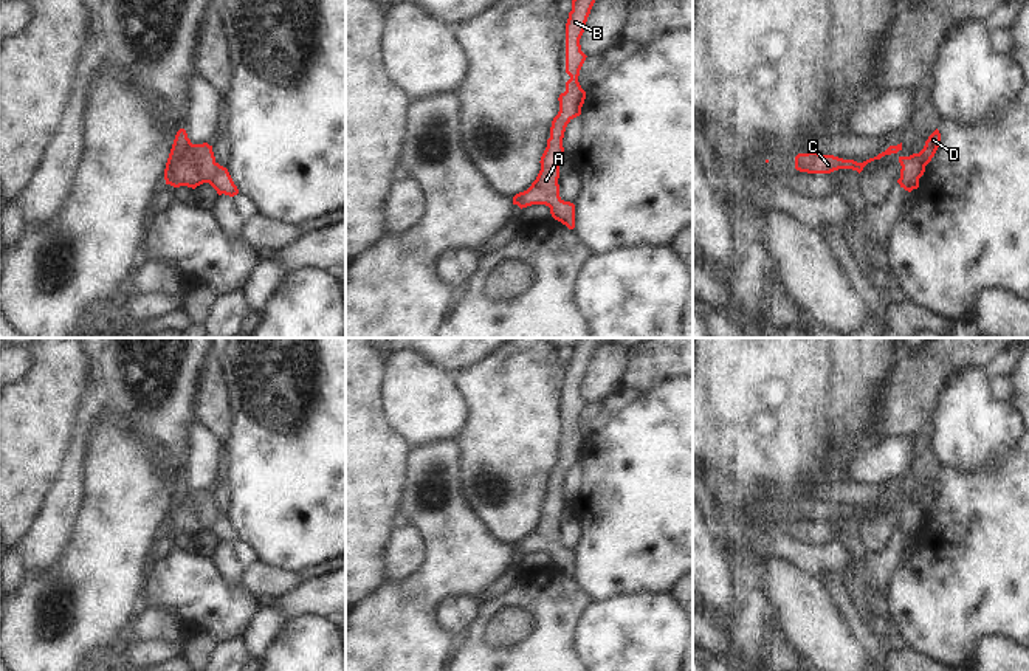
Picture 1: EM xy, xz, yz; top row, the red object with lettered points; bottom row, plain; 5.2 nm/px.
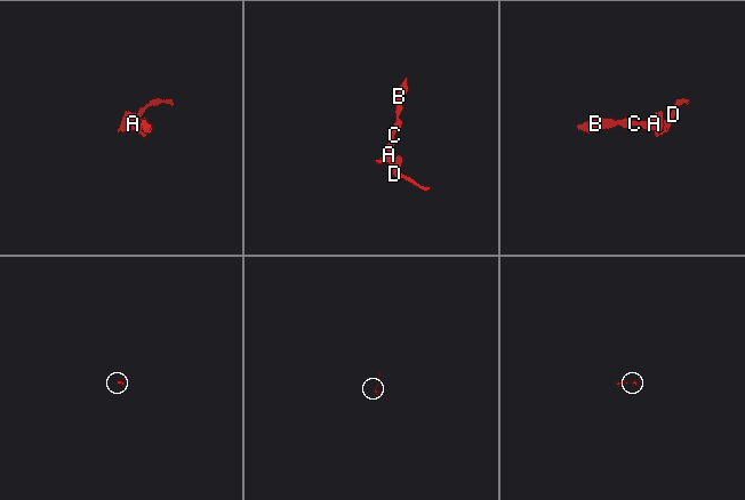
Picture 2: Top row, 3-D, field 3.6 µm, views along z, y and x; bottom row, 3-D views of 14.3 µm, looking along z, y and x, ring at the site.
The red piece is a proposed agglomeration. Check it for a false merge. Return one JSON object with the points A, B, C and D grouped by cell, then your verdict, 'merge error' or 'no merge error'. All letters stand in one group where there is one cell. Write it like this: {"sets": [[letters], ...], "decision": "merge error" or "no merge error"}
{"sets": [["A", "B", "C", "D"]], "decision": "no merge error"}

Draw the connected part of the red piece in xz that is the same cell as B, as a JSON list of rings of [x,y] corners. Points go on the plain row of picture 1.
[[[581,338],[572,347],[572,358],[566,370],[566,420],[570,426],[566,429],[566,439],[559,442],[559,459],[552,468],[550,485],[541,504],[541,518],[532,533],[513,544],[513,552],[521,556],[532,552],[545,552],[555,567],[575,575],[575,552],[559,544],[559,513],[564,507],[563,485],[567,471],[581,462],[586,439],[578,429],[580,417],[586,408],[581,398],[580,386],[590,356],[597,347],[597,338]]]

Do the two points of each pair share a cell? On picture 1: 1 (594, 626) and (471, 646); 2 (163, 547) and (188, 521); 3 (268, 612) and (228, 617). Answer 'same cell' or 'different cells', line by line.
1: different cells
2: same cell
3: different cells

